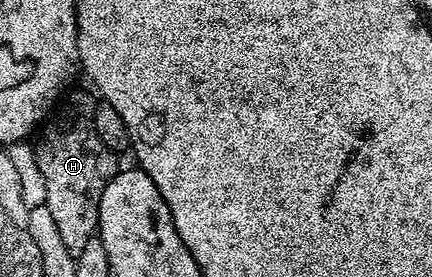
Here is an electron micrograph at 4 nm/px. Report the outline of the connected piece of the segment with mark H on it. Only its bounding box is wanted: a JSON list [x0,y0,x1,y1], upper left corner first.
[34,90,121,256]

